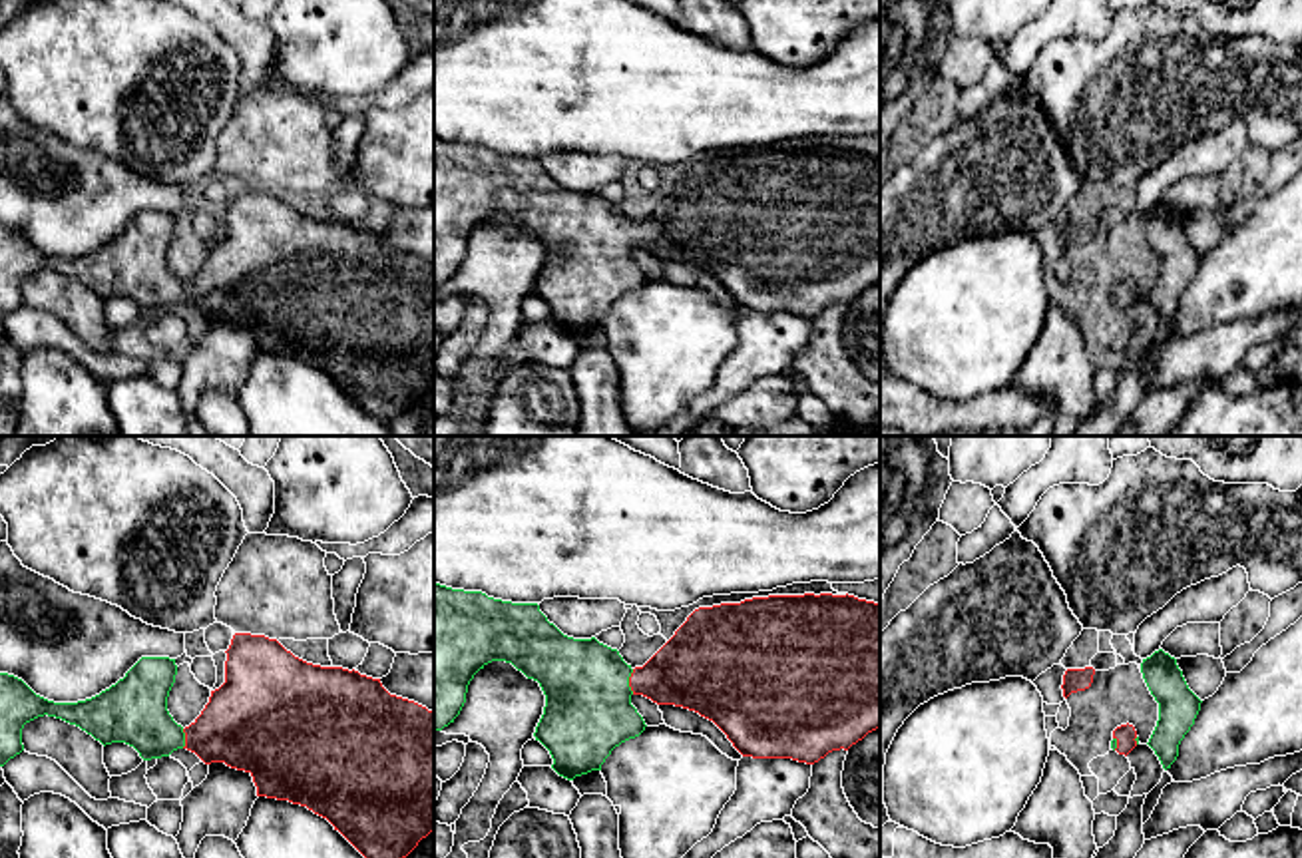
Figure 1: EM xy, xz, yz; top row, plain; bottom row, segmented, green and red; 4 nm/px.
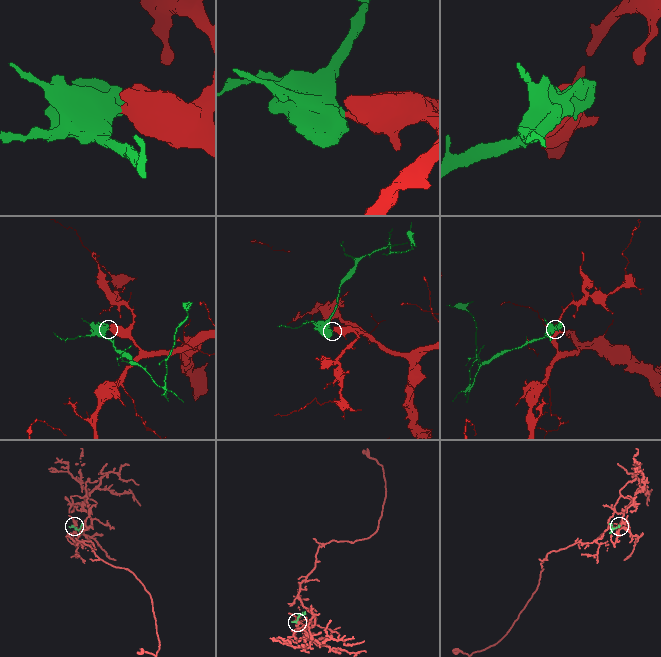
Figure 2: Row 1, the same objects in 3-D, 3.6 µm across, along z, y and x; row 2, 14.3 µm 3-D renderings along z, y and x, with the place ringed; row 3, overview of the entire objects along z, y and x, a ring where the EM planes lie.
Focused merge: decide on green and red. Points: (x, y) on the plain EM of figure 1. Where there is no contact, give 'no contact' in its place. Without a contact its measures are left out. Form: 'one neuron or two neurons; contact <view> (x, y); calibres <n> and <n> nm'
one neuron; contact xz (628, 235); calibres 360 and 300 nm

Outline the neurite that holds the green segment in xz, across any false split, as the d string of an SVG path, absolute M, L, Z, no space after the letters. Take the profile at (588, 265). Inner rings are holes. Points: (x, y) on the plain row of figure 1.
M434 137L434 285L454 277L470 235L492 215L512 217L540 237L545 261L534 291L567 334L601 324L615 301L645 285L633 249L699 267L753 313L814 319L880 283L880 157L848 147L768 149L699 161L643 221L633 223L595 191L563 189L538 157Z

